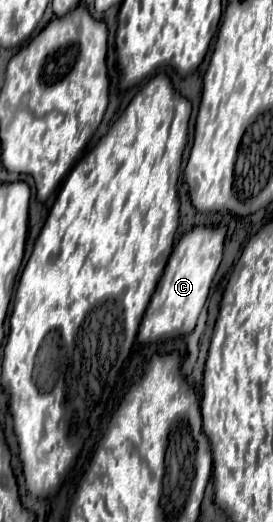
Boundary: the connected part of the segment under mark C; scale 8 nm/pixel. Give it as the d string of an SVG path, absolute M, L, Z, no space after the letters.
M196 225L180 237L180 241L172 249L166 269L152 293L148 309L142 317L142 323L138 329L140 343L160 341L160 339L176 337L176 335L188 335L194 329L196 319L210 293L212 279L222 261L224 237L226 237L224 225Z

